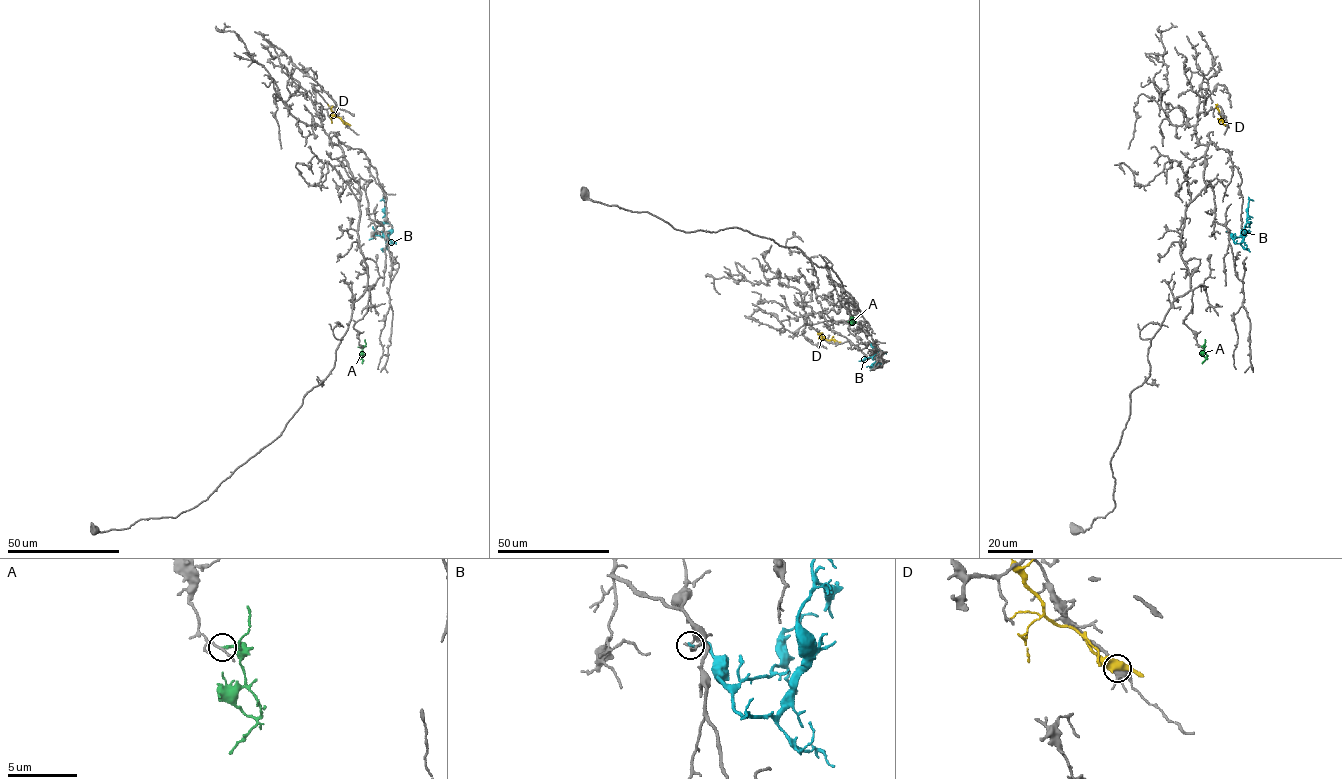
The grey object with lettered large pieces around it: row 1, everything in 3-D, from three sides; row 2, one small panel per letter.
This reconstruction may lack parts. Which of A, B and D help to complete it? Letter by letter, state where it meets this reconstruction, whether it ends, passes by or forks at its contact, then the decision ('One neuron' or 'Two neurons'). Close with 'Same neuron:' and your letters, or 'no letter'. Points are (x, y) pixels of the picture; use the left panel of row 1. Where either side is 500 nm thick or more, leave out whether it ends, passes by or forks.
A: Touches grey at (361, 346). It ends there. Two neurons
B: Touches grey at (381, 232). It ends there. Two neurons
D: Touches grey at (346, 124). Two neurons
Same neuron: no letter

